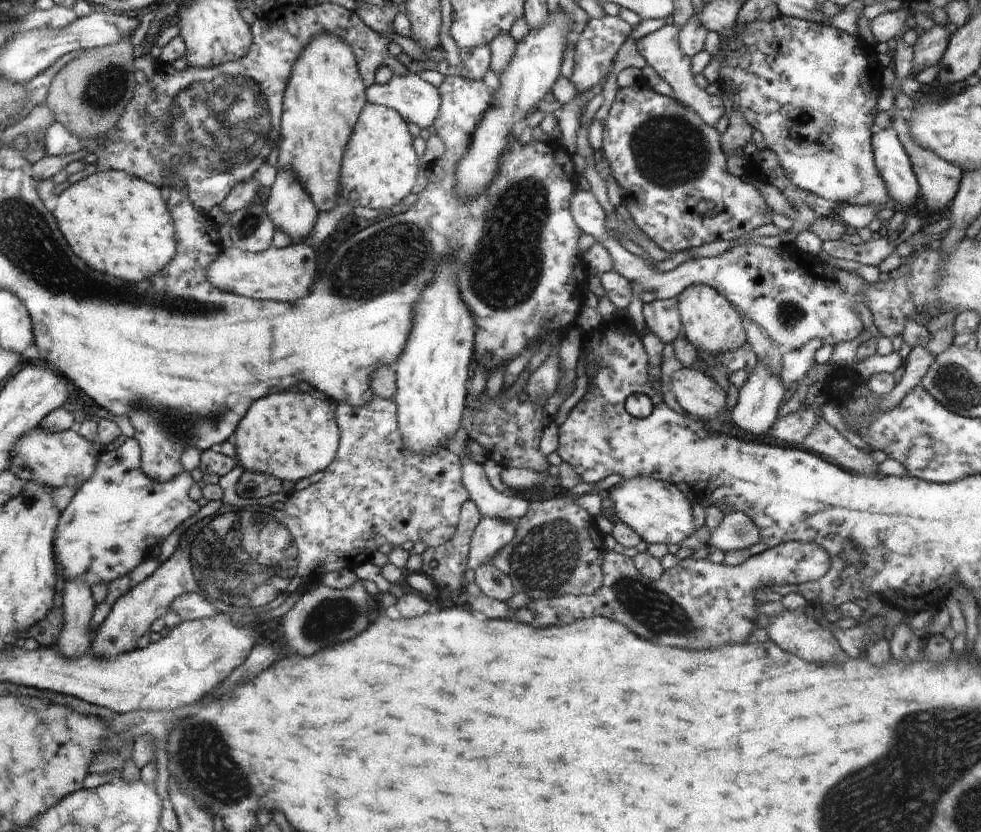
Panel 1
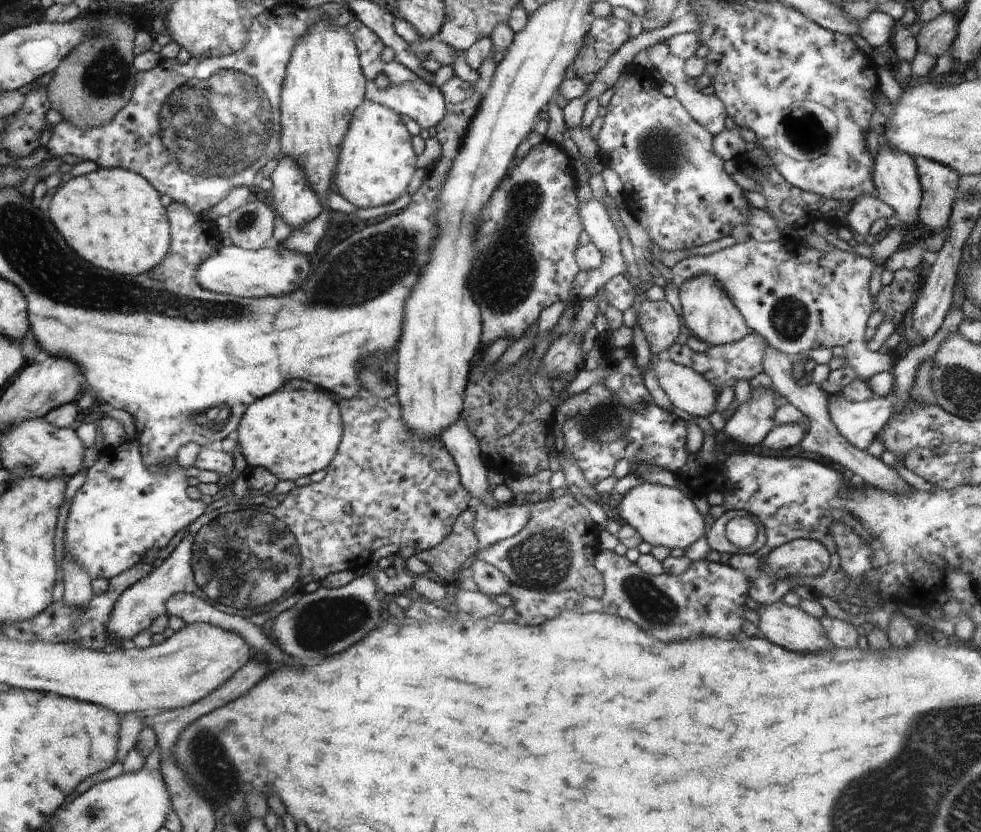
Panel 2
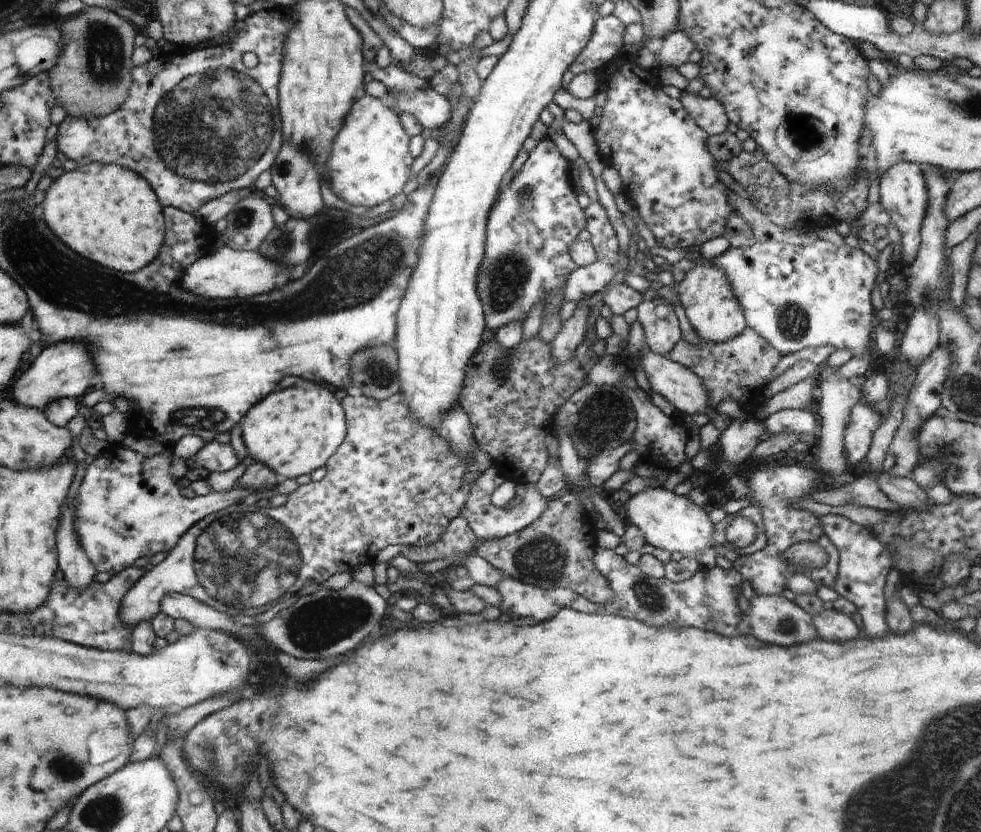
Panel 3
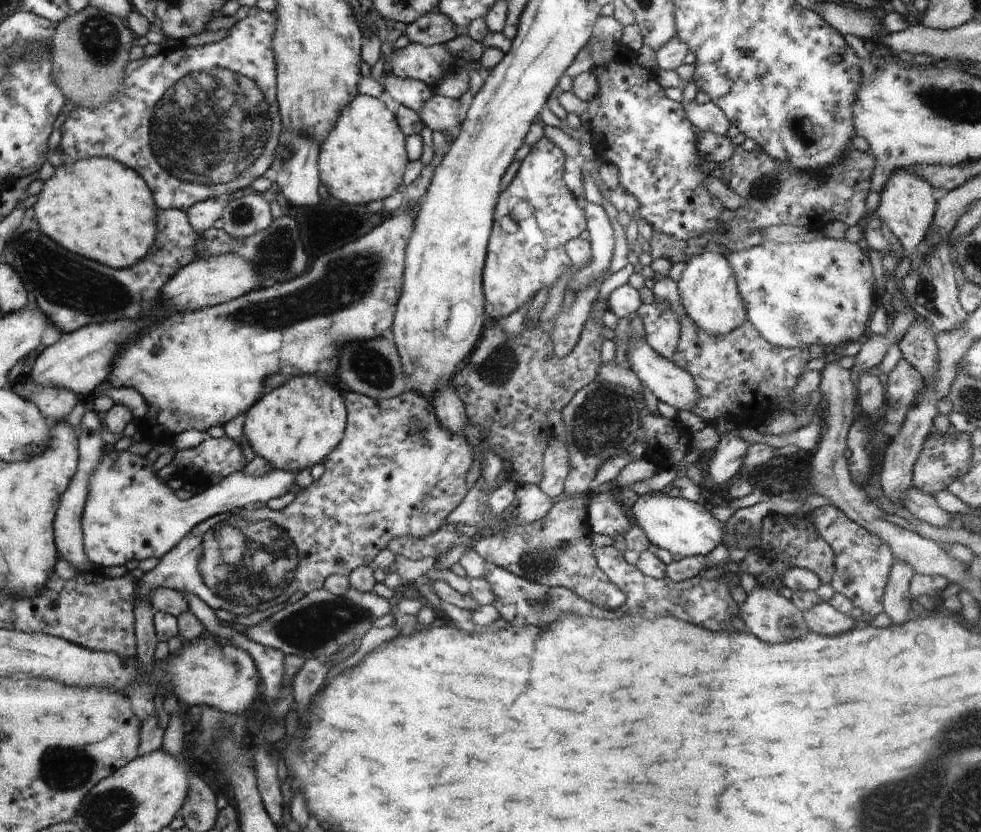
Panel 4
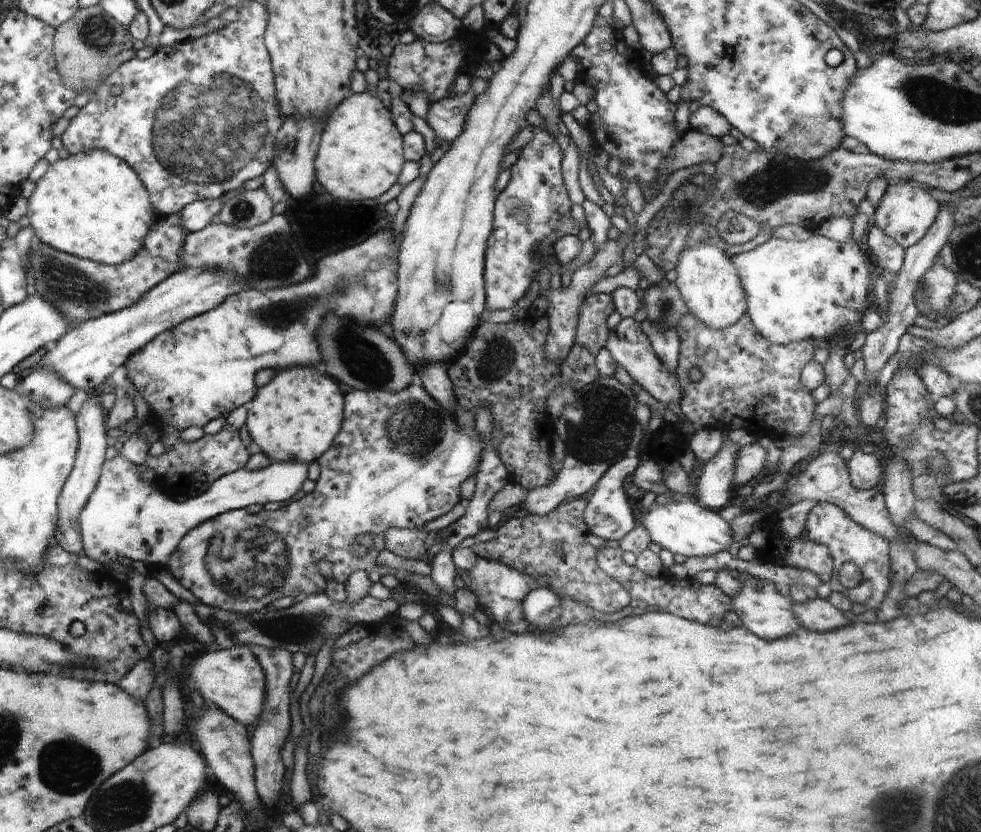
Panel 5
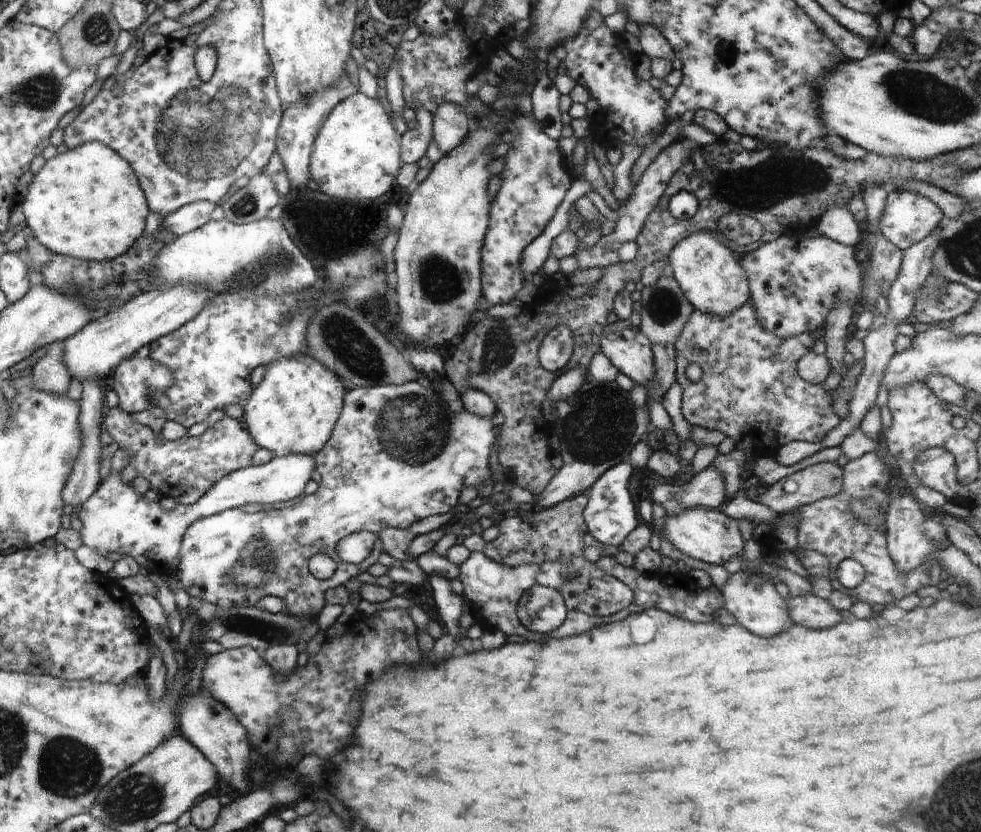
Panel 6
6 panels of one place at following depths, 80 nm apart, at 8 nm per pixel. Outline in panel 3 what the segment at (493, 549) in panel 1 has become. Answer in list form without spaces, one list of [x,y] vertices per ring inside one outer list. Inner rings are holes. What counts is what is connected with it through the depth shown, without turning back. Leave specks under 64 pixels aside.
[[[482,473],[477,481],[470,485],[470,494],[467,498],[464,510],[460,515],[468,521],[473,533],[479,541],[499,539],[512,533],[518,532],[532,524],[541,512],[546,508],[547,499],[544,498],[532,484],[515,485],[515,492],[520,496],[520,502],[513,502],[510,506],[498,508],[491,501],[491,496],[484,494],[484,474]]]

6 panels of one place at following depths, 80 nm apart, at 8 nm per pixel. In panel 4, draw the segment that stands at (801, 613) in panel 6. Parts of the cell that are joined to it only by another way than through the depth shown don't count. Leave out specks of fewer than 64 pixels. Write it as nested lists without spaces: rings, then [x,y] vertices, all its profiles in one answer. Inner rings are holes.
[[[821,602],[814,608],[803,611],[803,619],[810,631],[822,634],[822,636],[836,636],[858,626],[850,615],[838,612],[829,602]]]

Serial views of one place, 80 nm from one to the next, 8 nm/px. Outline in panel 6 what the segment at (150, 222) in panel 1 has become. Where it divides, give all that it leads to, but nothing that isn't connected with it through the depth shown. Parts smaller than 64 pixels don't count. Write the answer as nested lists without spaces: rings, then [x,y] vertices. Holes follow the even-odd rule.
[[[92,141],[83,145],[80,145],[76,149],[70,149],[63,154],[57,154],[54,158],[46,160],[44,166],[38,174],[32,178],[32,183],[29,185],[28,194],[26,198],[22,200],[22,210],[25,216],[26,224],[28,228],[32,230],[33,242],[38,242],[42,246],[46,246],[48,250],[53,253],[71,256],[77,259],[85,261],[111,261],[119,256],[125,255],[129,251],[129,248],[133,246],[134,242],[137,242],[138,238],[142,236],[144,232],[144,222],[146,222],[146,216],[148,216],[148,206],[146,206],[145,191],[141,187],[140,181],[137,179],[136,170],[124,157],[120,156],[114,149],[111,149],[108,145],[101,142]]]

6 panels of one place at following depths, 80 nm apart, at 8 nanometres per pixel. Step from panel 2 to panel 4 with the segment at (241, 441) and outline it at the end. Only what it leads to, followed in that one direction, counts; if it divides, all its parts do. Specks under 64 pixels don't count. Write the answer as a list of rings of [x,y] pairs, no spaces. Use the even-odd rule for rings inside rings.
[[[322,376],[291,377],[279,388],[270,390],[248,412],[243,428],[256,456],[265,458],[274,469],[298,473],[322,463],[342,440],[347,425],[347,410],[342,392],[324,382]]]

